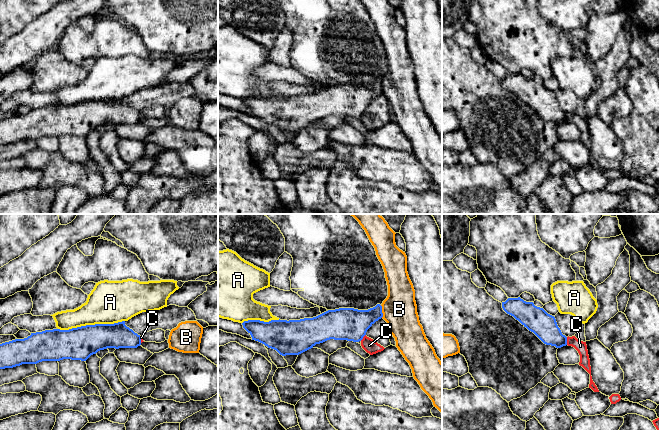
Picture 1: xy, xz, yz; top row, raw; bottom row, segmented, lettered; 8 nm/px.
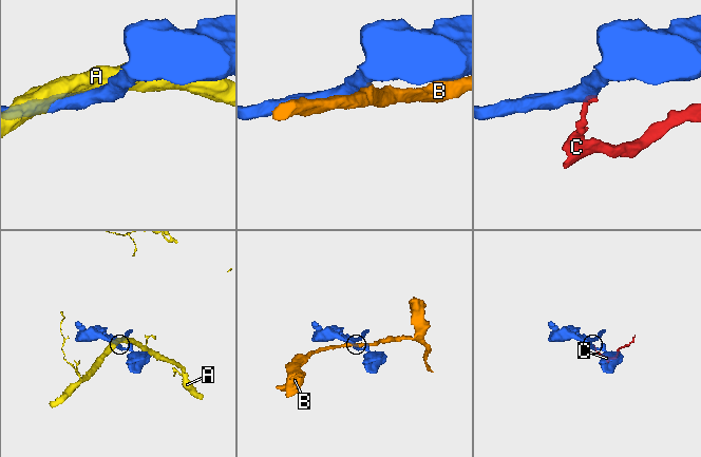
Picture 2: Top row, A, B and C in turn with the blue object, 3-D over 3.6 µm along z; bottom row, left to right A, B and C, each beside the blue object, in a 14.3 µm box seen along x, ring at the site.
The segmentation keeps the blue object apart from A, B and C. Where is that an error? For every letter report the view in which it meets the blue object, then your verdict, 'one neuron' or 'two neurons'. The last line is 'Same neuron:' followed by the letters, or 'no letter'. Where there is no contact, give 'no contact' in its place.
A: xy | two neurons
B: xz | two neurons
C: yz | two neurons
Same neuron: no letter

